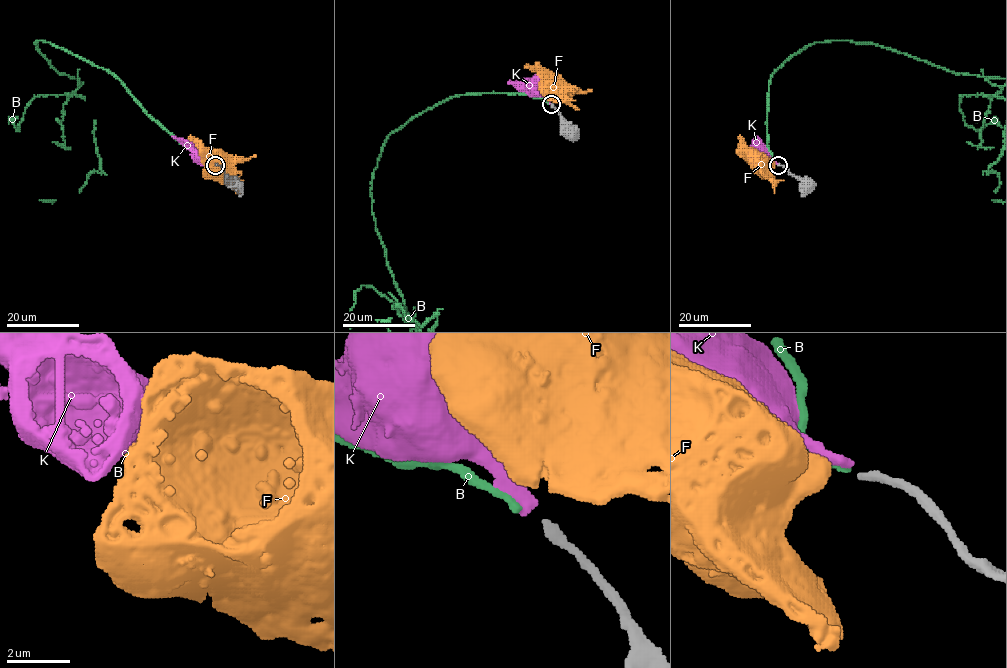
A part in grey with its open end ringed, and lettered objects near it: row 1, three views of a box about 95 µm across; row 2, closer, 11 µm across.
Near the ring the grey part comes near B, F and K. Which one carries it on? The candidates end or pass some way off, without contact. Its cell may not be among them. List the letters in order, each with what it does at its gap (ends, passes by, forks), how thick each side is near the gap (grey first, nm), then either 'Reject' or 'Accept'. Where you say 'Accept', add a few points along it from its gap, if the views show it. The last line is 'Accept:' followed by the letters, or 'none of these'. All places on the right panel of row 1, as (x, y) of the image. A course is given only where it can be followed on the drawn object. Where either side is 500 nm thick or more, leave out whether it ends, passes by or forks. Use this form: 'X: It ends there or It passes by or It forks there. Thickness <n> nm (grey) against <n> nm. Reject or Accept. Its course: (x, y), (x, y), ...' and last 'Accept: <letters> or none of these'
B: It ends there. Thickness 300 nm (grey) against 240 nm. Accept
F: Thickness 300 nm (grey) against 700 nm. Reject
K: It ends there. Thickness 300 nm (grey) against 400 nm. Reject
Accept: B

